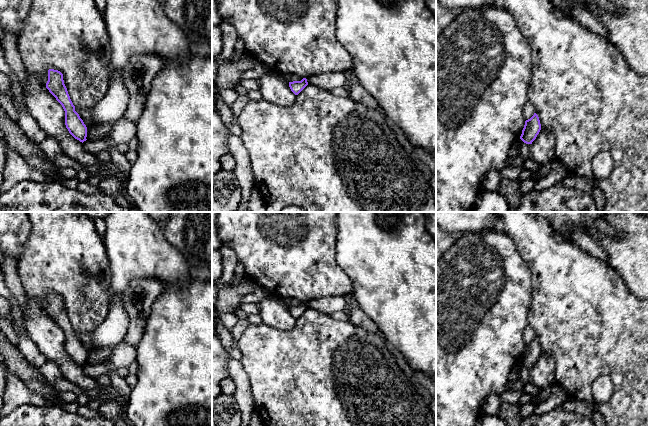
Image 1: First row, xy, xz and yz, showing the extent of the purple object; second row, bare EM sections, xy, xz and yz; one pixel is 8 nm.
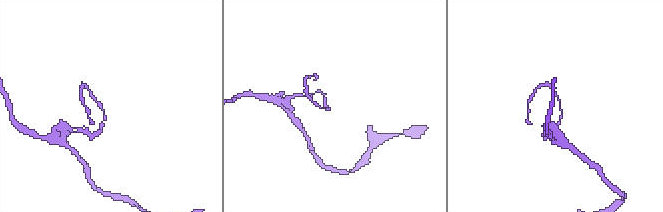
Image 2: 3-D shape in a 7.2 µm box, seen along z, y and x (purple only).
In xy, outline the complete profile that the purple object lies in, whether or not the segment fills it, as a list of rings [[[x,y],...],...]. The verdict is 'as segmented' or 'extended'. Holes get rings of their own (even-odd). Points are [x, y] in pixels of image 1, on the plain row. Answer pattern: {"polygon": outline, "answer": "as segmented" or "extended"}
{"polygon": [[[49,293],[46,312],[62,329],[65,335],[65,349],[69,357],[82,367],[86,365],[87,351],[79,338],[75,335],[75,330],[64,308],[63,298],[58,294]]], "answer": "as segmented"}

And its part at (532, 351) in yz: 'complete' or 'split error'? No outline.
complete

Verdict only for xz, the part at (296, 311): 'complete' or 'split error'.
complete

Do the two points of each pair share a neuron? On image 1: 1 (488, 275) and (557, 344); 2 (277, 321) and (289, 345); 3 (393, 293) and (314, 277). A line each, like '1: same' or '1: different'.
1: different
2: different
3: different

